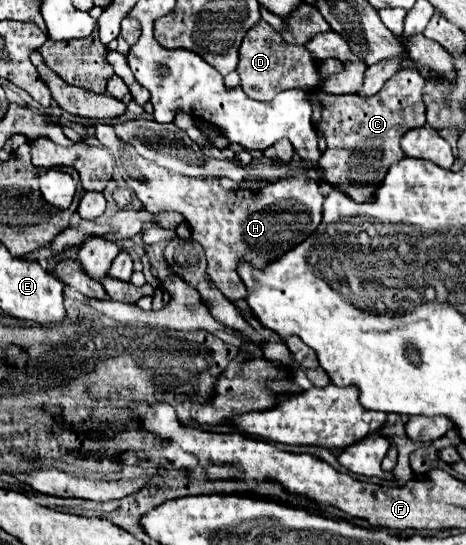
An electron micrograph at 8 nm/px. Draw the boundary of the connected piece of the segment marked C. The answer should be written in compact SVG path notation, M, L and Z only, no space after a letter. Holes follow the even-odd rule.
M405 68L385 82L385 86L371 98L361 98L357 94L331 96L331 104L325 104L325 110L315 110L315 132L327 138L327 150L317 162L319 180L341 188L341 192L345 192L351 200L373 200L377 184L381 184L385 172L391 164L403 158L399 148L401 136L407 130L425 126L423 86L425 80L419 72ZM355 162L373 162L373 170L355 170Z

